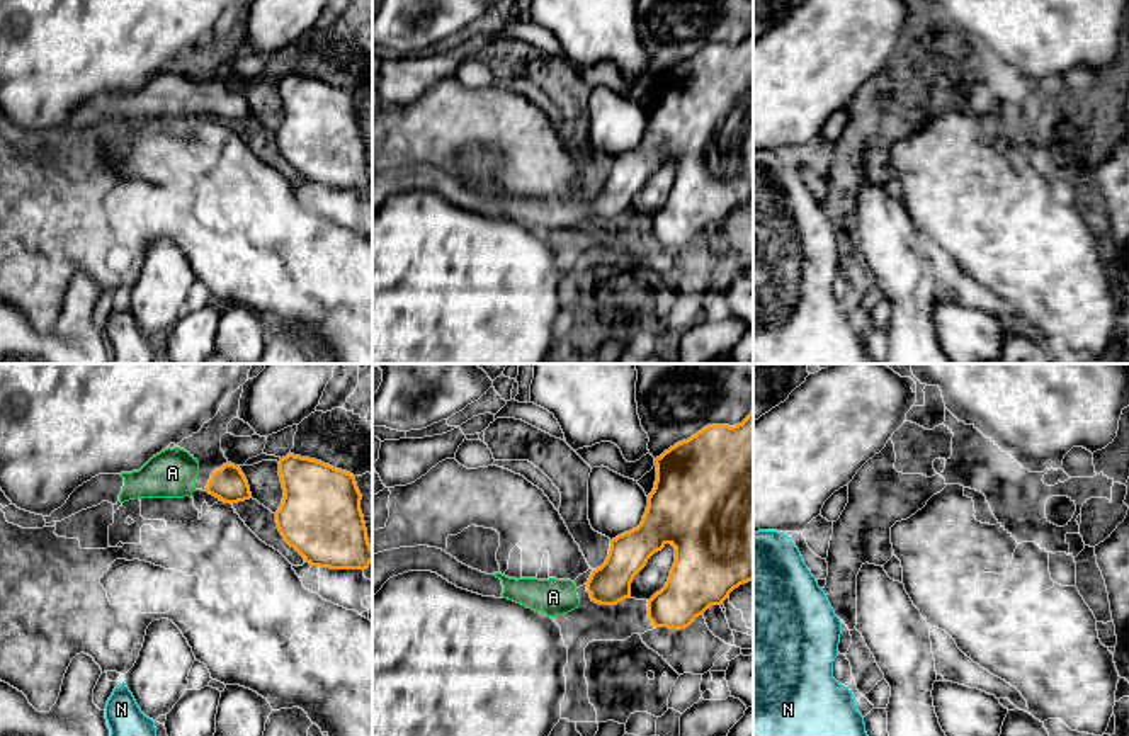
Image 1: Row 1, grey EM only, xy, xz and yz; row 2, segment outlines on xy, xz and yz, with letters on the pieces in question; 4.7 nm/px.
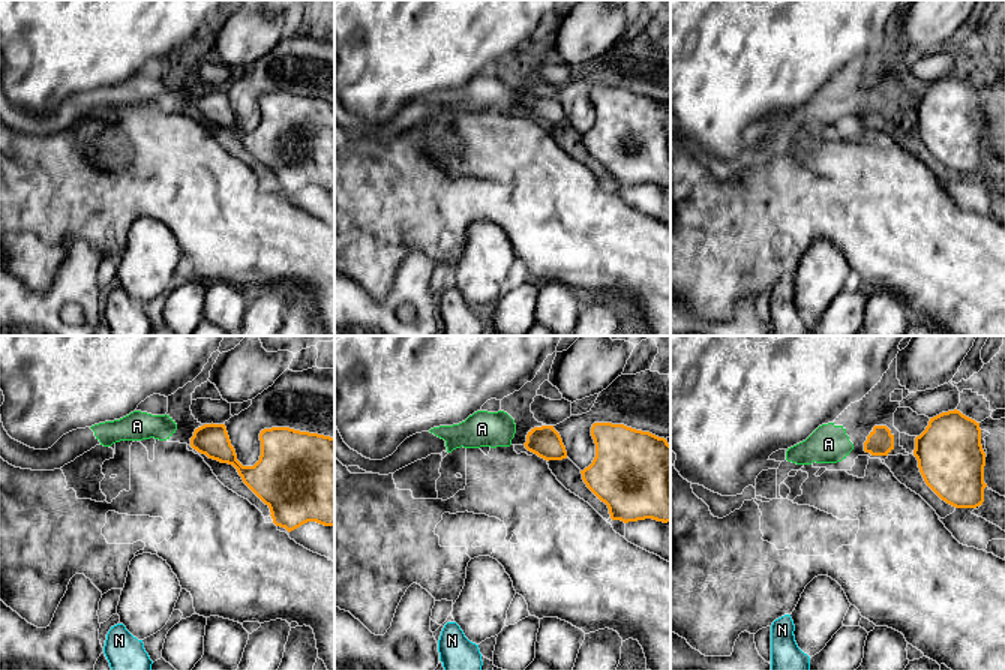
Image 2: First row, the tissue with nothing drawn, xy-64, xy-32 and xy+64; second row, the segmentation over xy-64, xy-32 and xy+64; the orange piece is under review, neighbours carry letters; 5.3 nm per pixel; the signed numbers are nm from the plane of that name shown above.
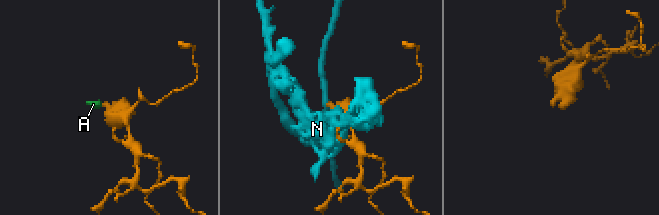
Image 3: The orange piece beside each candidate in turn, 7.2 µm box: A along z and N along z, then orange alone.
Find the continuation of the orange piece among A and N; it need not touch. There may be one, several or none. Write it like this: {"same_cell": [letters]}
{"same_cell": ["A"]}

